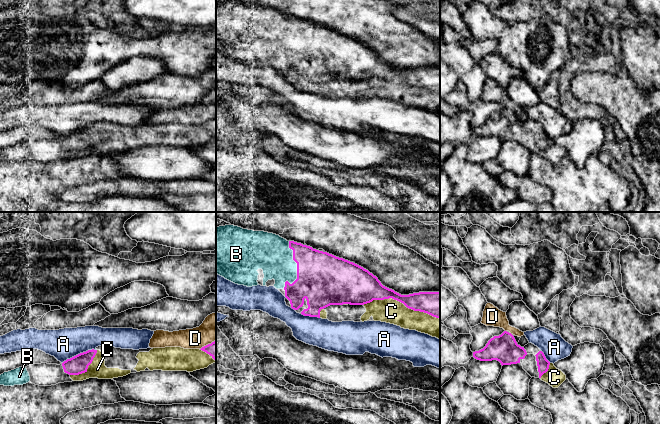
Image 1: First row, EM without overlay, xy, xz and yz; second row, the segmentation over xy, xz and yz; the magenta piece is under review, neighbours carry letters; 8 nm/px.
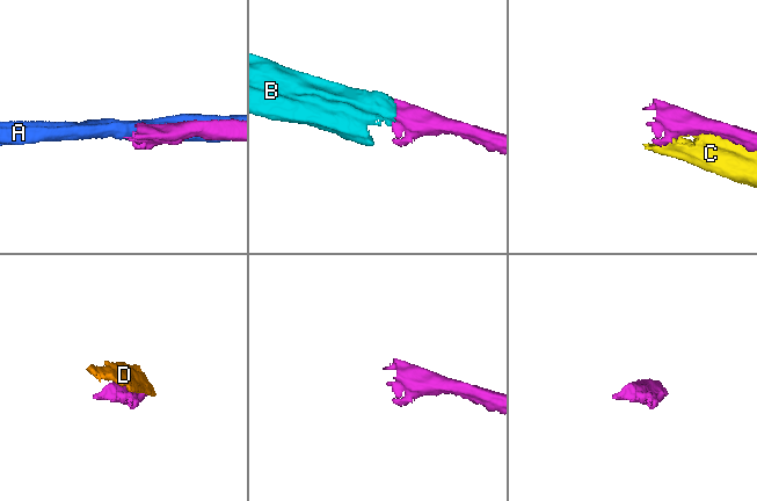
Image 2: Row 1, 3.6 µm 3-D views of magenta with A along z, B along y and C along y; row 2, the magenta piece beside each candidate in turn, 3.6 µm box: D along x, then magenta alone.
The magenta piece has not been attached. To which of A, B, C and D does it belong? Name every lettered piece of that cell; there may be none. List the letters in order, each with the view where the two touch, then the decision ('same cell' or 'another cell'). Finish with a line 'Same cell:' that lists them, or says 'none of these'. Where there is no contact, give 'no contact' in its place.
A: xy | another cell
B: xz | same cell
C: xz | same cell
D: xy | another cell
Same cell: B, C

